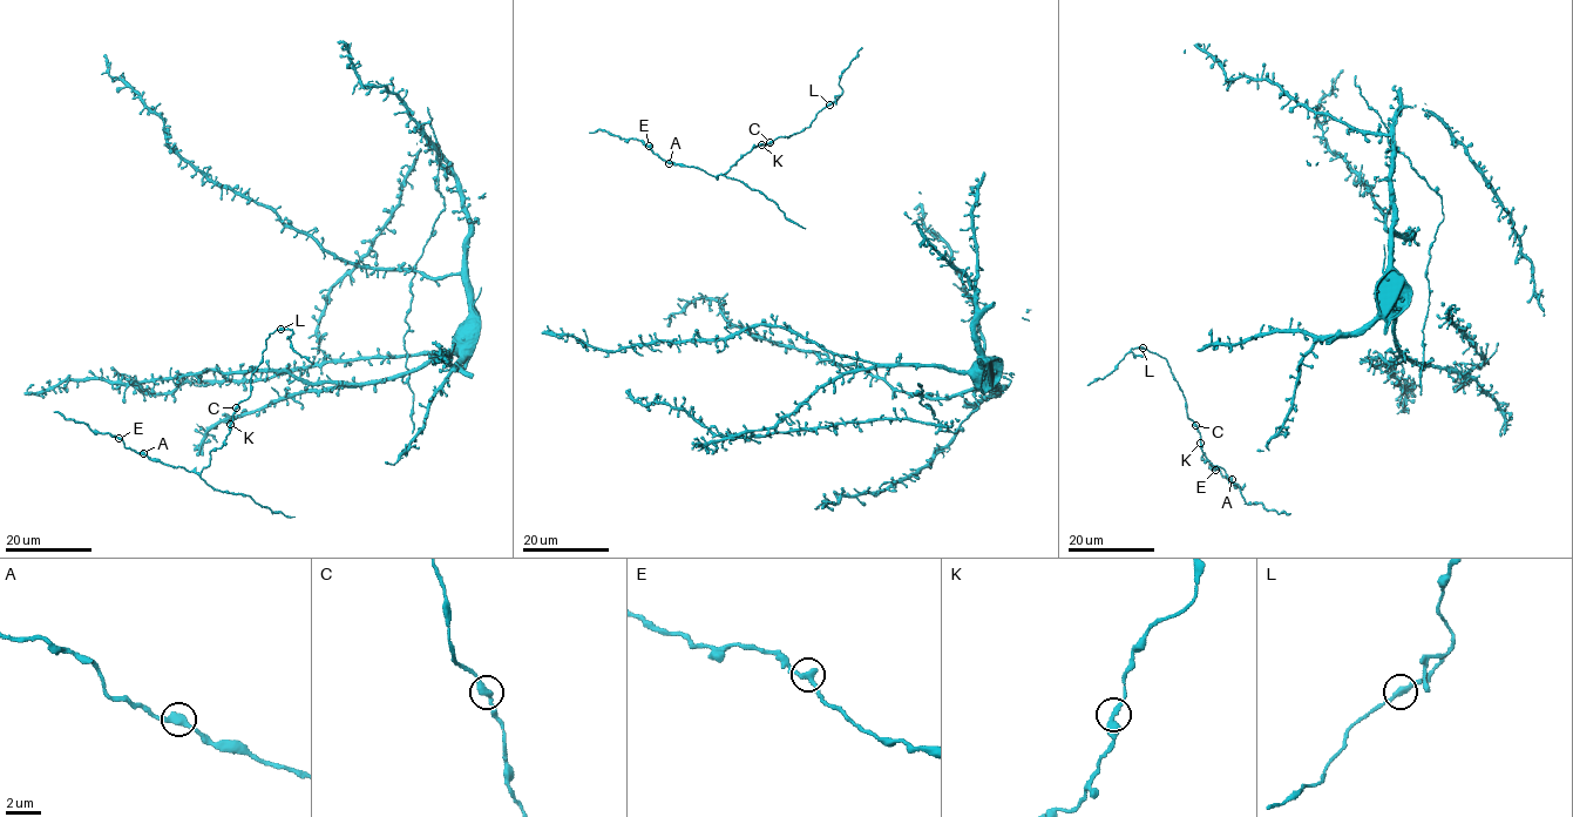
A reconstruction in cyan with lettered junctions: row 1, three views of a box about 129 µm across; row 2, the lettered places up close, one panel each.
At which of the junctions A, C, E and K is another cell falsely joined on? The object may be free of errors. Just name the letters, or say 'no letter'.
no letter

